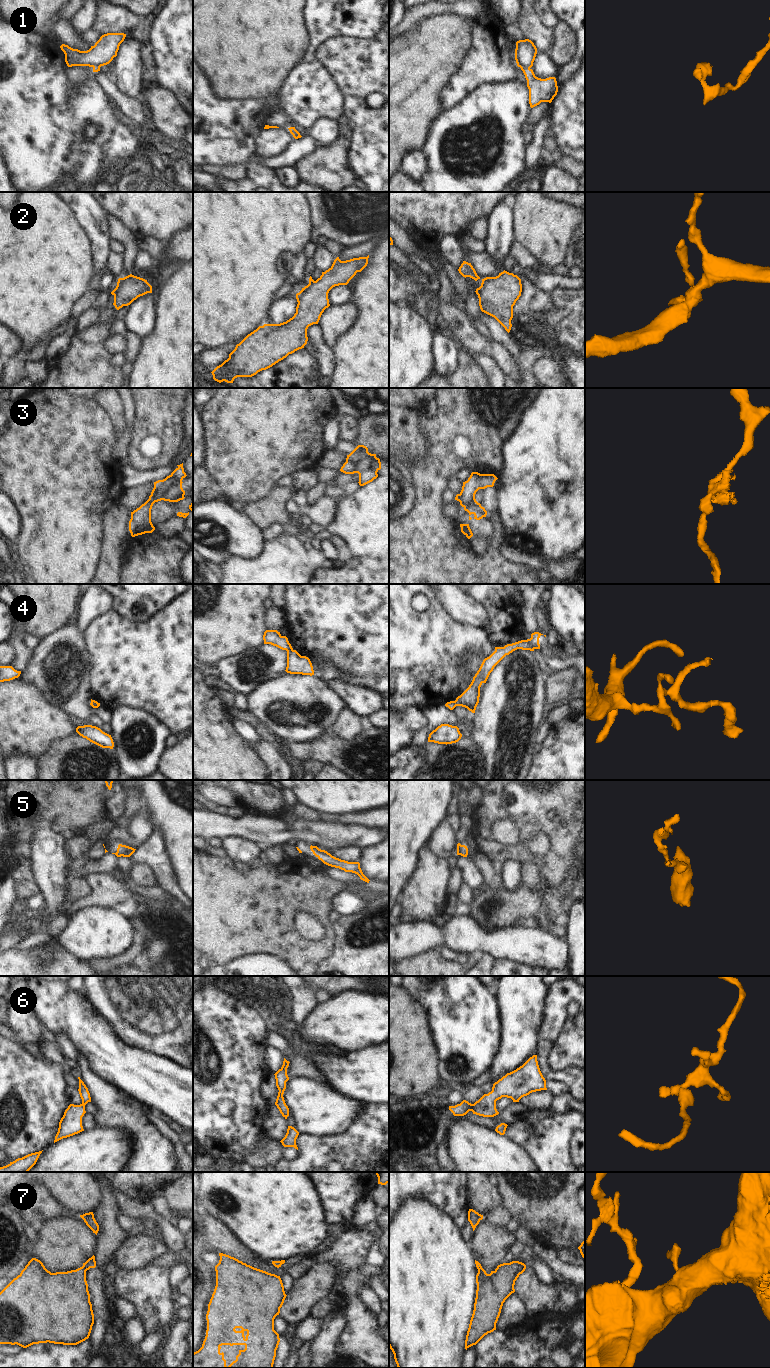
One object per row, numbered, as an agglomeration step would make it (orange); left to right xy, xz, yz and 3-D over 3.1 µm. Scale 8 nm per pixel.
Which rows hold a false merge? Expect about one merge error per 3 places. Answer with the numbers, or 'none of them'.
1, 2, 4

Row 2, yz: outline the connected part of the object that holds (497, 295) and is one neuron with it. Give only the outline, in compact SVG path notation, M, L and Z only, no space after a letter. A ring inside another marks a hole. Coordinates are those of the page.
M503 271L496 277L482 279L479 287L479 306L482 312L494 317L509 333L512 327L513 306L521 296L521 279Z

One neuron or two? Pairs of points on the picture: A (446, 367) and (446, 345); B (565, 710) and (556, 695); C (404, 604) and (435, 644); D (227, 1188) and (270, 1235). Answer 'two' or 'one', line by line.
A: one
B: two
C: one
D: one

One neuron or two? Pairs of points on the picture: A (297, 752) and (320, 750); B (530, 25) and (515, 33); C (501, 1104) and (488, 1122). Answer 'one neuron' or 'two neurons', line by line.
A: one neuron
B: two neurons
C: two neurons

